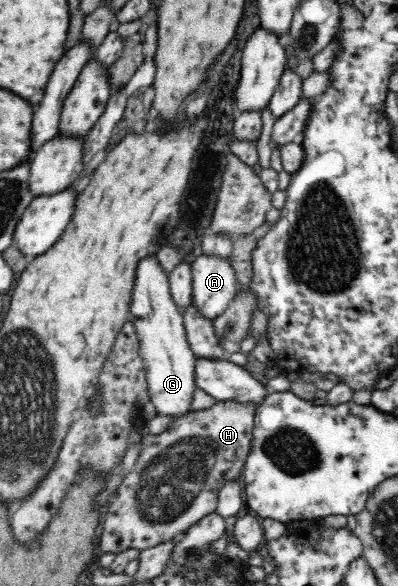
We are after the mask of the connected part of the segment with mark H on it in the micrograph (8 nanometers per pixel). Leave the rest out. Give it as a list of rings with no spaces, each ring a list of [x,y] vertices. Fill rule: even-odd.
[[[218,401],[213,408],[209,410],[199,410],[187,413],[181,417],[177,417],[171,422],[171,425],[167,427],[161,434],[149,435],[145,434],[141,440],[139,448],[139,457],[137,463],[130,470],[126,478],[119,485],[115,492],[113,499],[107,504],[107,513],[105,514],[105,522],[103,522],[102,534],[99,543],[99,549],[102,554],[112,552],[113,554],[119,554],[125,552],[130,548],[134,548],[139,552],[153,548],[161,543],[166,543],[178,539],[181,534],[187,532],[187,529],[191,528],[194,524],[197,524],[201,519],[211,513],[215,513],[218,504],[217,494],[219,490],[229,483],[229,480],[237,480],[239,474],[241,474],[241,468],[245,466],[247,456],[251,446],[251,430],[254,427],[254,416],[256,414],[256,406],[254,404],[240,404],[239,402],[221,402]]]

